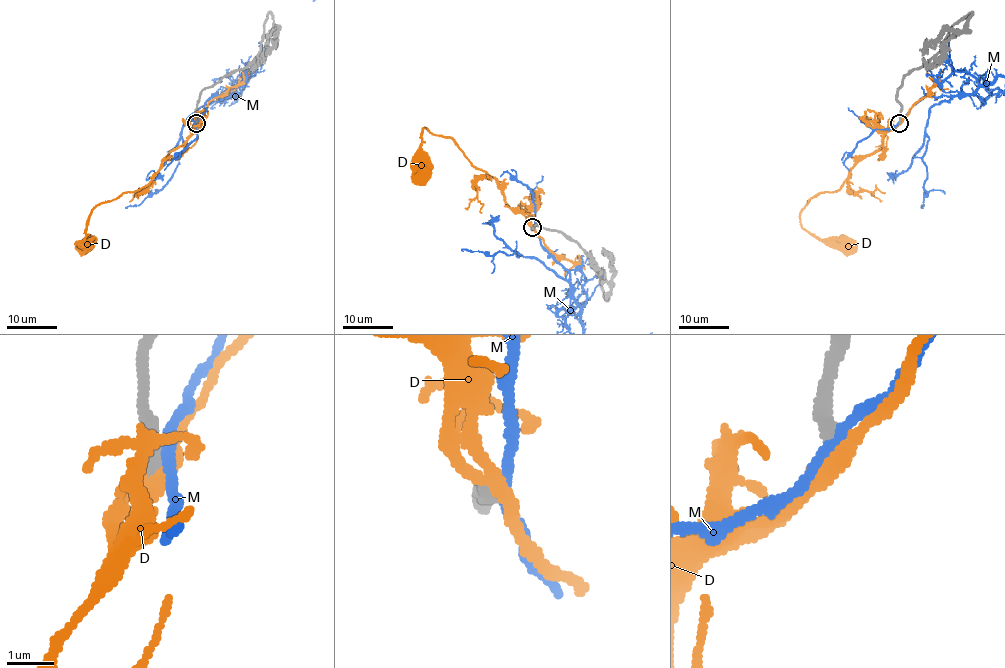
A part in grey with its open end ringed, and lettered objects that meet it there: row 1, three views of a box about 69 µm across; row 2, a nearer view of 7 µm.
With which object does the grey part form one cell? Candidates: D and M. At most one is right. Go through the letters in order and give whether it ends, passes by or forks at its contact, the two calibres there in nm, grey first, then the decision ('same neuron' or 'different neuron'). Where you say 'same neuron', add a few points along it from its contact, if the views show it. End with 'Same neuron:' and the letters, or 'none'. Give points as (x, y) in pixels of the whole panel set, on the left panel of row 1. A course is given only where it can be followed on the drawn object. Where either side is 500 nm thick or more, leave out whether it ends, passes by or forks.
D: it passes by; 380 nm thick on the grey side, 360 nm on the other; same neuron; it runs (196, 123), (195, 129), (169, 153), (145, 186), (98, 203), (91, 212), (86, 228), (82, 248), (86, 247)
M: it passes by; 400 nm thick on the grey side, 220 nm on the other; different neuron
Same neuron: D

